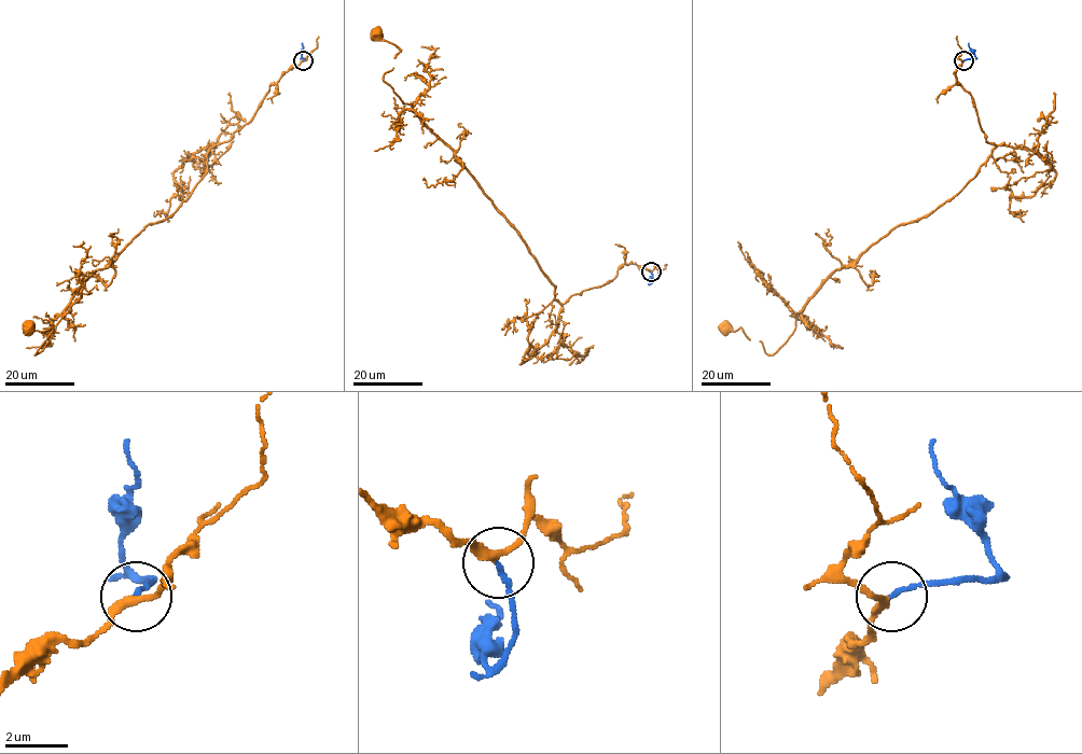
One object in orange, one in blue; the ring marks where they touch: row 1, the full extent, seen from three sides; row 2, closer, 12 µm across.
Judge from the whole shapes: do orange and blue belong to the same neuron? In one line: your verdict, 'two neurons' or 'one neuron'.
one neuron

